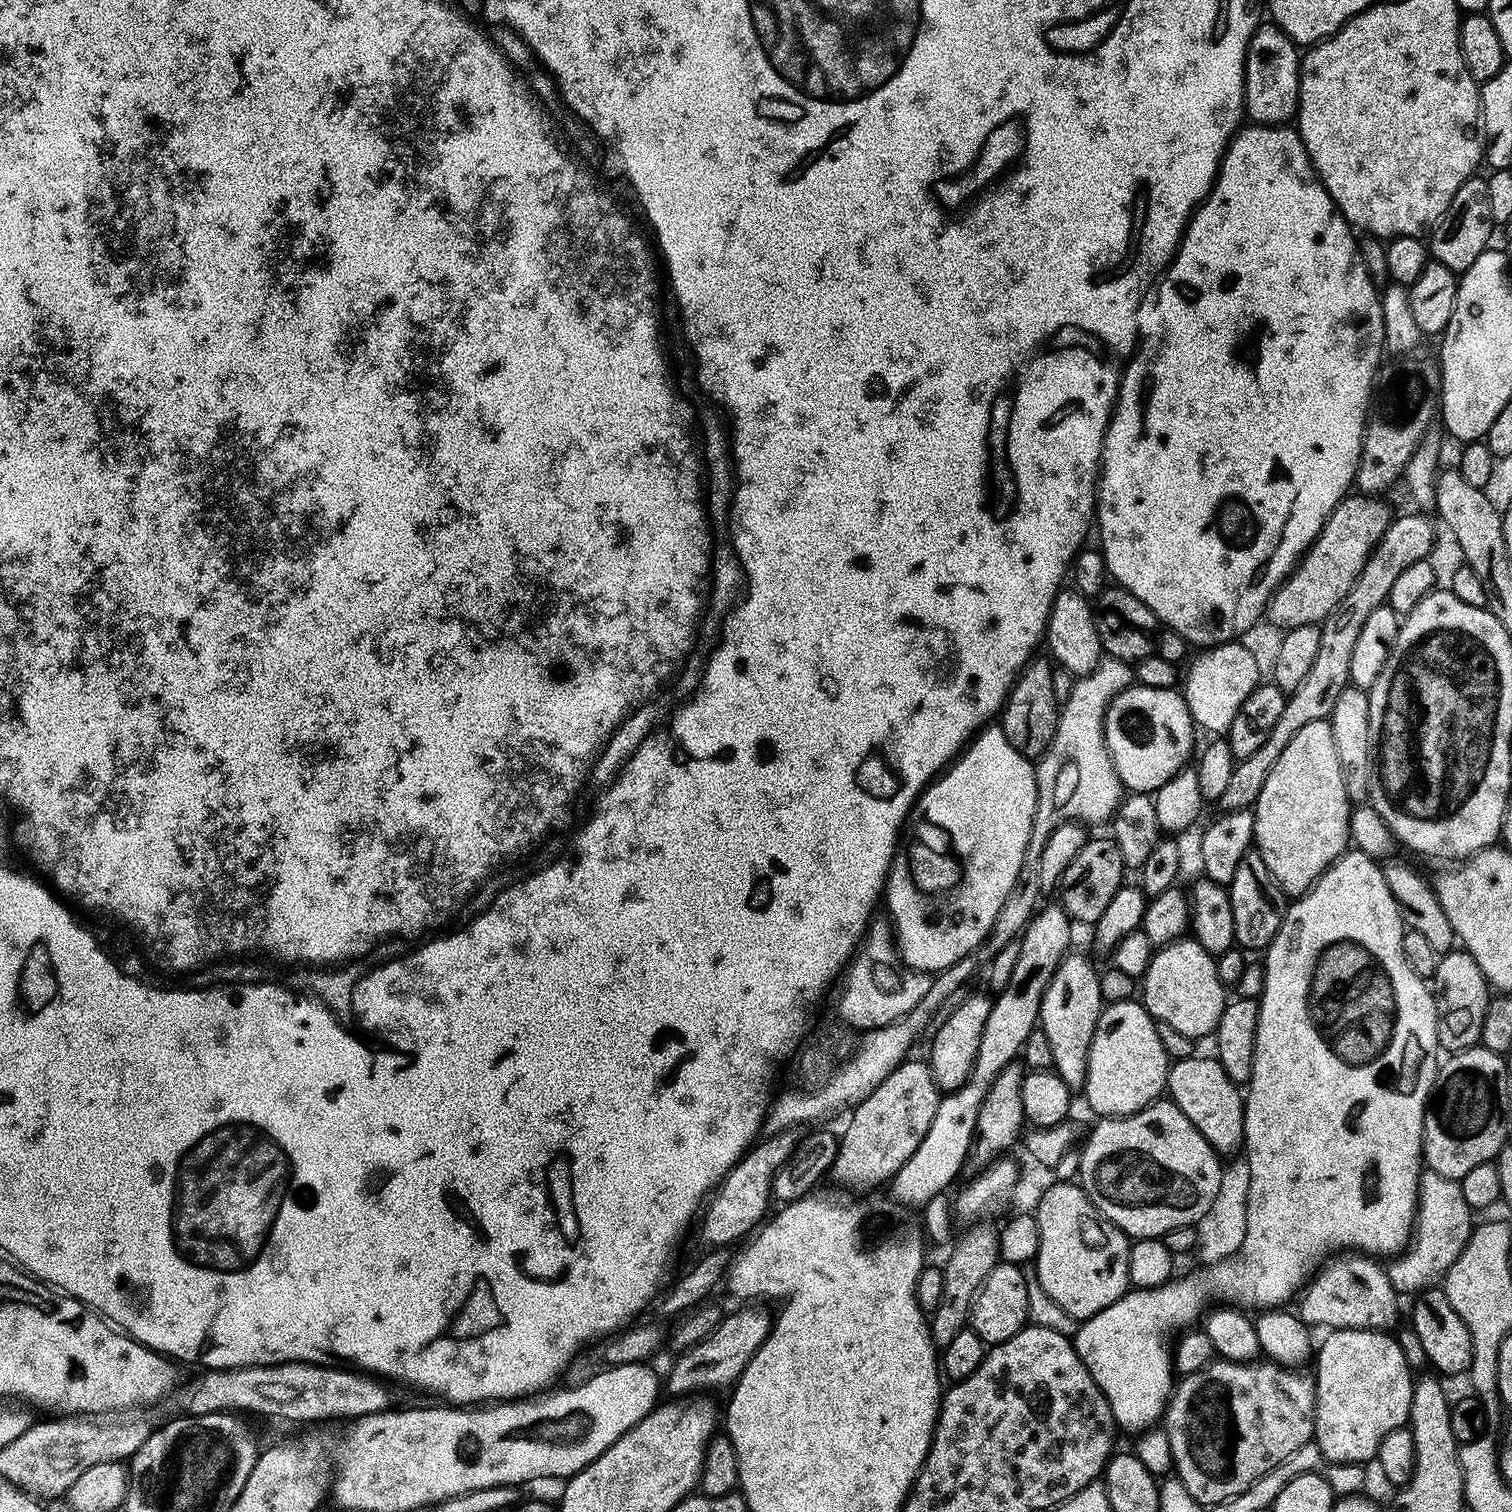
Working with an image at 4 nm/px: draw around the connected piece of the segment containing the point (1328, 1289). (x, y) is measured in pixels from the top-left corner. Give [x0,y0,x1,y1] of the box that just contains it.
[1298,1254,1400,1330]

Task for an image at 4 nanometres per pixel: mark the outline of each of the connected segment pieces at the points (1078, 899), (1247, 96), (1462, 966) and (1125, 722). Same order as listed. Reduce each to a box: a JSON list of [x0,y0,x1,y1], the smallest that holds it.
[[1058,835,1126,926],[1244,22,1301,126],[1434,950,1490,1054],[1104,686,1198,793]]

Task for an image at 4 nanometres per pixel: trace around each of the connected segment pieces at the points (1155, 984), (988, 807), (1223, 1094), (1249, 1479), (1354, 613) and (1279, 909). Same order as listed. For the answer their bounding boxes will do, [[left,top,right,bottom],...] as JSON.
[[1142,938,1226,1038],[882,722,1036,974],[1167,1054,1244,1158],[1162,1358,1316,1505],[1216,512,1434,813],[1227,850,1286,953]]

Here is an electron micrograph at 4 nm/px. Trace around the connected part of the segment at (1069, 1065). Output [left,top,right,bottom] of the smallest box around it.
[1038,955,1102,1090]

